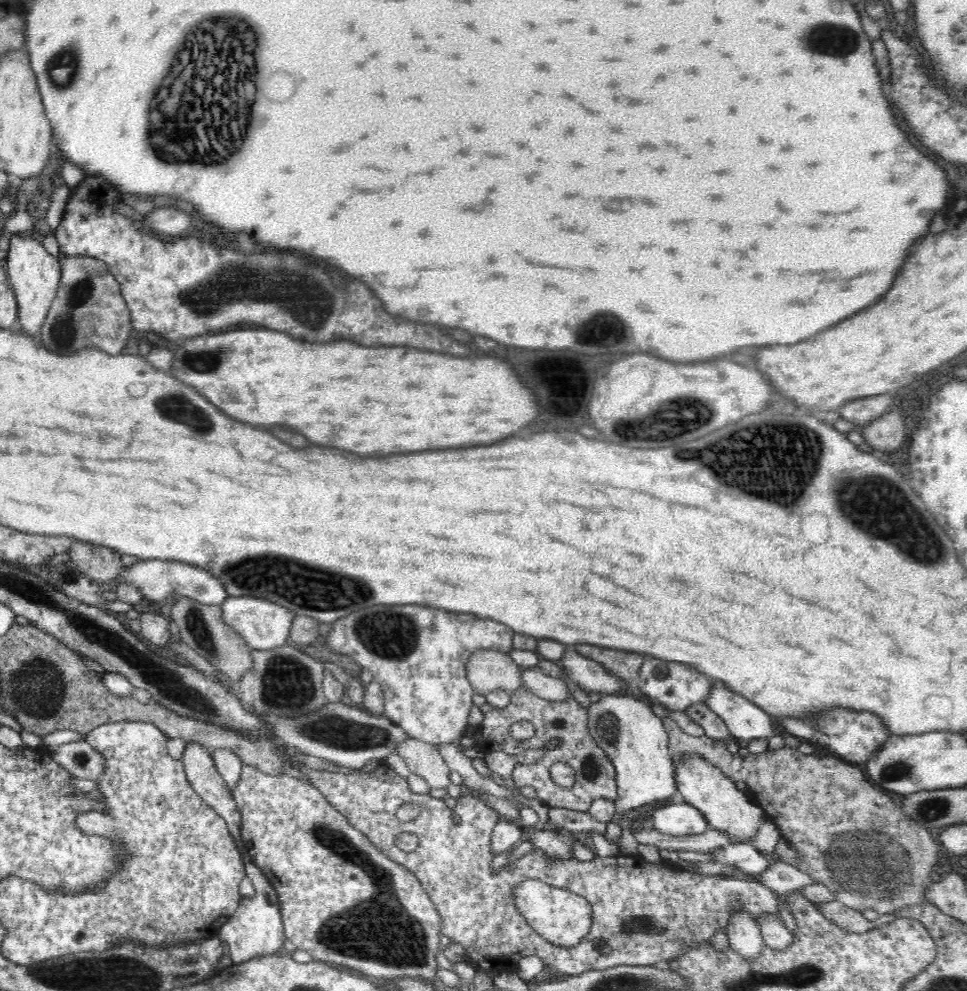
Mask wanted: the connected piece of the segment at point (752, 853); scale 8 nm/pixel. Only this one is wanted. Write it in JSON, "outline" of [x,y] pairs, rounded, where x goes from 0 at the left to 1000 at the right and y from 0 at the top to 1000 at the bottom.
{"outline":[[[776,852],[754,853],[738,860],[730,860],[739,864],[745,872],[761,875],[762,883],[779,883],[796,876],[798,865],[789,862]]]}

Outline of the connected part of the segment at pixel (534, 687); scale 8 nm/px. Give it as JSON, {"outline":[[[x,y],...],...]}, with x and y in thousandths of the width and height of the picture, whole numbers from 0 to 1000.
{"outline":[[[557,672],[539,675],[539,690],[563,706],[584,707],[592,705],[590,699],[581,685],[563,680]]]}

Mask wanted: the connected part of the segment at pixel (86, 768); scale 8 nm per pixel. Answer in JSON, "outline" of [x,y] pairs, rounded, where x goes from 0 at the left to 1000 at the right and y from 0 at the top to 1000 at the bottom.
{"outline":[[[88,746],[50,753],[50,760],[54,760],[54,766],[75,784],[101,788],[108,779],[109,769],[105,762]]]}

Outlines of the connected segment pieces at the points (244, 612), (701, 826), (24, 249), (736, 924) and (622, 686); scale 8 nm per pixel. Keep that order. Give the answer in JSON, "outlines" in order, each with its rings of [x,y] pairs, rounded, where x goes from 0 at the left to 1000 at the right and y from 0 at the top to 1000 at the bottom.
{"outlines":[[[[236,601],[228,613],[230,613],[228,621],[232,625],[232,630],[244,636],[256,652],[265,656],[279,656],[294,651],[300,642],[302,628],[307,621],[289,609],[264,601]]],[[[699,805],[696,811],[680,815],[675,821],[676,838],[692,844],[714,844],[733,838],[724,817]]],[[[28,235],[14,236],[9,241],[9,253],[3,265],[7,267],[10,288],[12,289],[20,308],[20,319],[18,323],[21,325],[21,329],[23,329],[21,335],[39,341],[42,337],[41,331],[46,328],[46,325],[50,320],[50,315],[52,315],[52,311],[54,311],[54,305],[56,305],[60,298],[62,286],[62,261],[48,253],[41,240],[36,237],[29,239]]],[[[763,918],[755,924],[751,936],[755,958],[774,970],[781,970],[789,959],[786,933],[774,920]]],[[[585,656],[577,670],[582,678],[587,680],[587,684],[592,684],[607,698],[631,700],[647,696],[647,687],[628,677],[624,670],[610,666],[596,657]]]]}

